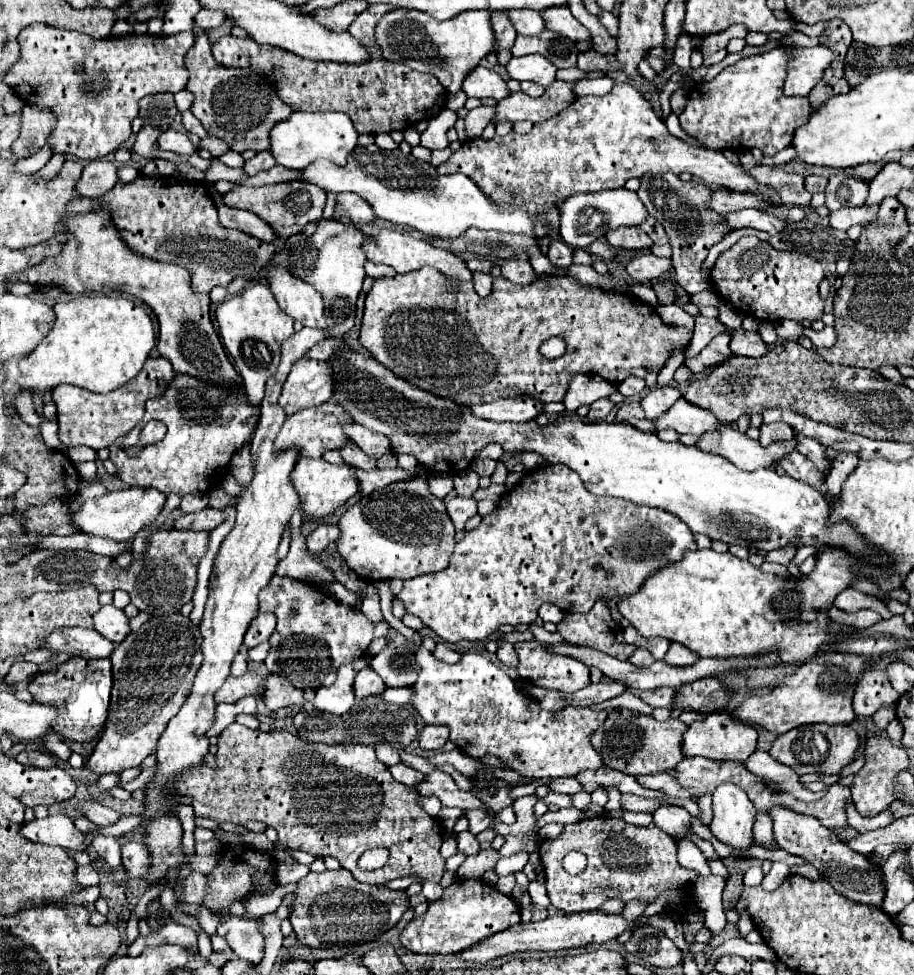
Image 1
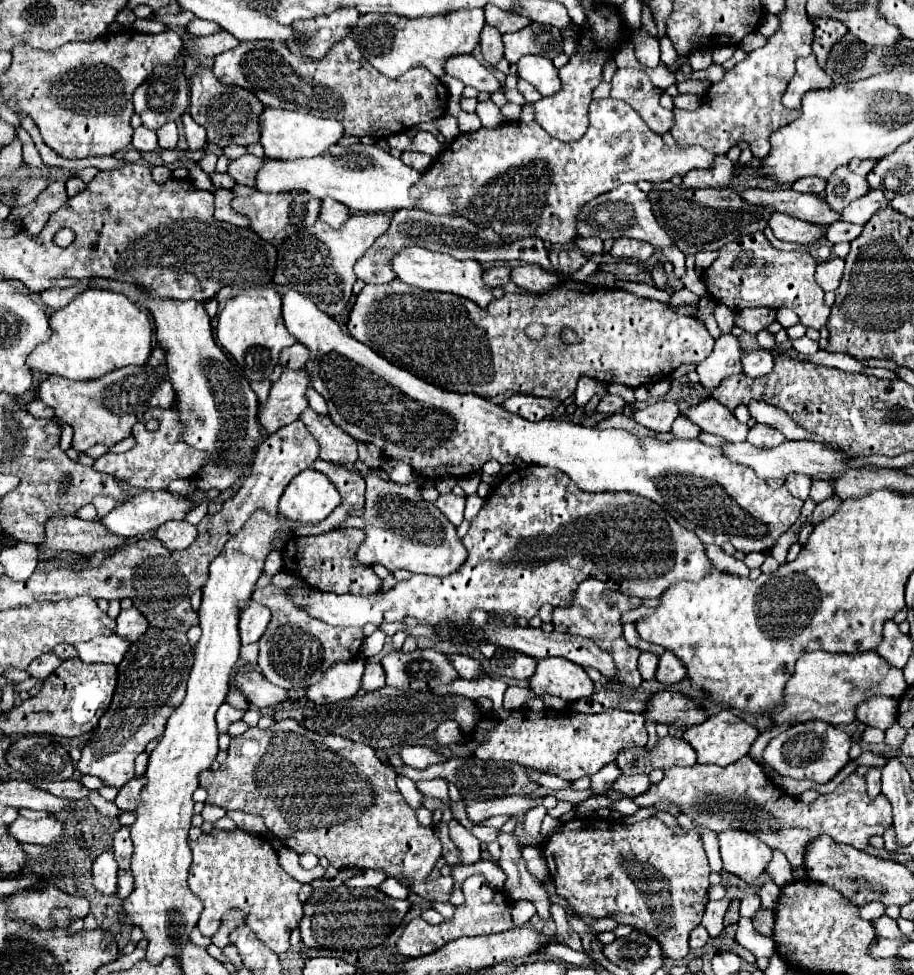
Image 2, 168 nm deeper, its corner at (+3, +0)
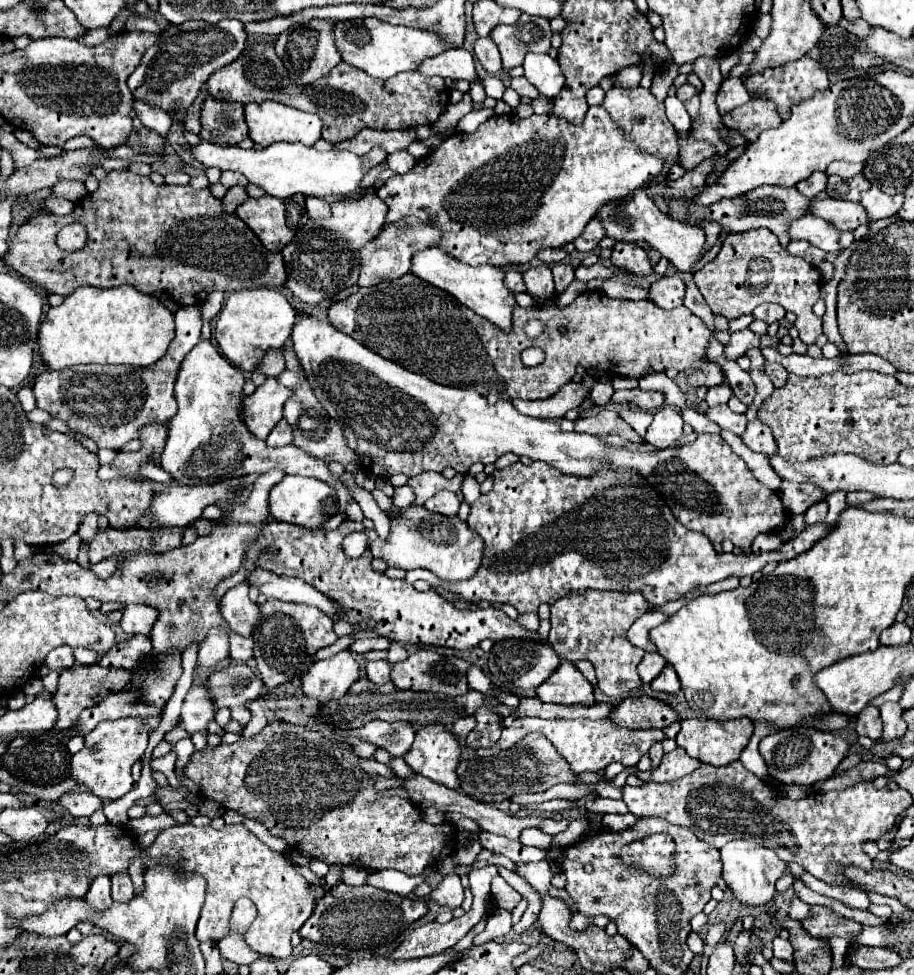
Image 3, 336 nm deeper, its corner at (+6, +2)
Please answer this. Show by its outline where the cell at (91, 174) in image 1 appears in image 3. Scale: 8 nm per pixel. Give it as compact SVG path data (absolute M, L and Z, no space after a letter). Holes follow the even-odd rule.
M61 181L53 187L53 193L57 197L63 197L63 199L69 199L73 203L79 203L85 195L87 195L87 189L81 181Z

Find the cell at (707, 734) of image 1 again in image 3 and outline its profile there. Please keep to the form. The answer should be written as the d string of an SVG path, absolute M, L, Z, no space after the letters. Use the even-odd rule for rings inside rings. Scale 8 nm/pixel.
M685 719L681 721L681 731L677 733L677 745L687 751L687 755L699 759L701 763L709 763L715 767L729 765L739 759L741 751L747 747L753 735L753 721L751 719L729 719L729 721L715 721L715 719Z

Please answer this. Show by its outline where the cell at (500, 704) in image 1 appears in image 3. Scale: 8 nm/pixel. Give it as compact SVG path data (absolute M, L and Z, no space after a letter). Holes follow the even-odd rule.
M517 717L513 721L511 727L503 729L501 733L501 741L491 747L491 749L477 749L479 757L491 757L501 753L503 749L511 749L513 745L517 745L525 735L529 733L541 733L545 735L557 749L557 753L561 757L565 757L565 761L569 763L569 767L573 769L573 773L583 773L583 771L603 771L609 763L619 761L627 767L637 765L639 757L643 753L649 751L651 743L655 741L663 741L665 735L661 729L641 729L641 731L633 731L633 729L625 729L615 725L611 719L601 719L601 721L591 721L591 719L541 719L541 717Z

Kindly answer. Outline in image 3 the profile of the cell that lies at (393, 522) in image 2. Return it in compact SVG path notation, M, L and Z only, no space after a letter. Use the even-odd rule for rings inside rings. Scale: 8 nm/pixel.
M409 505L399 509L397 515L389 515L391 531L387 539L375 539L369 549L375 559L383 559L389 567L401 569L427 569L445 581L463 581L469 579L479 563L483 553L483 541L475 535L467 523L457 517L445 517L439 513L429 513L423 505Z

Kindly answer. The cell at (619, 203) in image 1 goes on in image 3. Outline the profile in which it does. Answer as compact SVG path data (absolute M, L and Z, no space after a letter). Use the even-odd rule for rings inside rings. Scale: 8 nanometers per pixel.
M637 189L635 195L631 199L613 199L609 201L599 213L597 217L603 223L603 229L607 233L607 237L615 239L615 241L625 241L625 243L639 243L645 241L649 243L655 251L659 251L665 259L669 259L679 271L691 271L691 265L703 255L701 247L705 243L705 233L699 227L691 227L691 225L683 225L675 219L669 219L665 213L661 213L657 209L657 205L649 199L645 189Z

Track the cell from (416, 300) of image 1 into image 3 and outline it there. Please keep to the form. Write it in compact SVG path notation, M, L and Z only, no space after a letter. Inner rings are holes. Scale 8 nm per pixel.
M407 273L395 281L383 281L373 287L361 287L357 293L349 295L343 301L337 301L329 309L329 321L341 333L351 335L371 351L381 357L403 365L405 369L419 373L435 383L475 389L489 403L497 403L499 399L547 399L553 397L563 385L567 385L577 367L581 365L585 371L601 371L611 373L609 377L629 377L639 379L645 373L661 373L669 367L677 371L697 369L697 365L705 359L705 351L709 347L711 331L707 325L695 317L687 307L677 307L673 311L655 307L649 299L643 301L627 301L627 299L611 299L603 291L585 291L567 307L533 307L525 309L513 307L513 329L509 333L499 331L491 321L481 319L477 313L461 305L449 293L431 287L419 277ZM529 319L541 319L545 323L545 333L537 339L529 339L523 333L523 327ZM565 325L567 333L561 335L559 327ZM527 347L539 347L545 353L545 359L537 367L527 367L521 361L521 351Z

